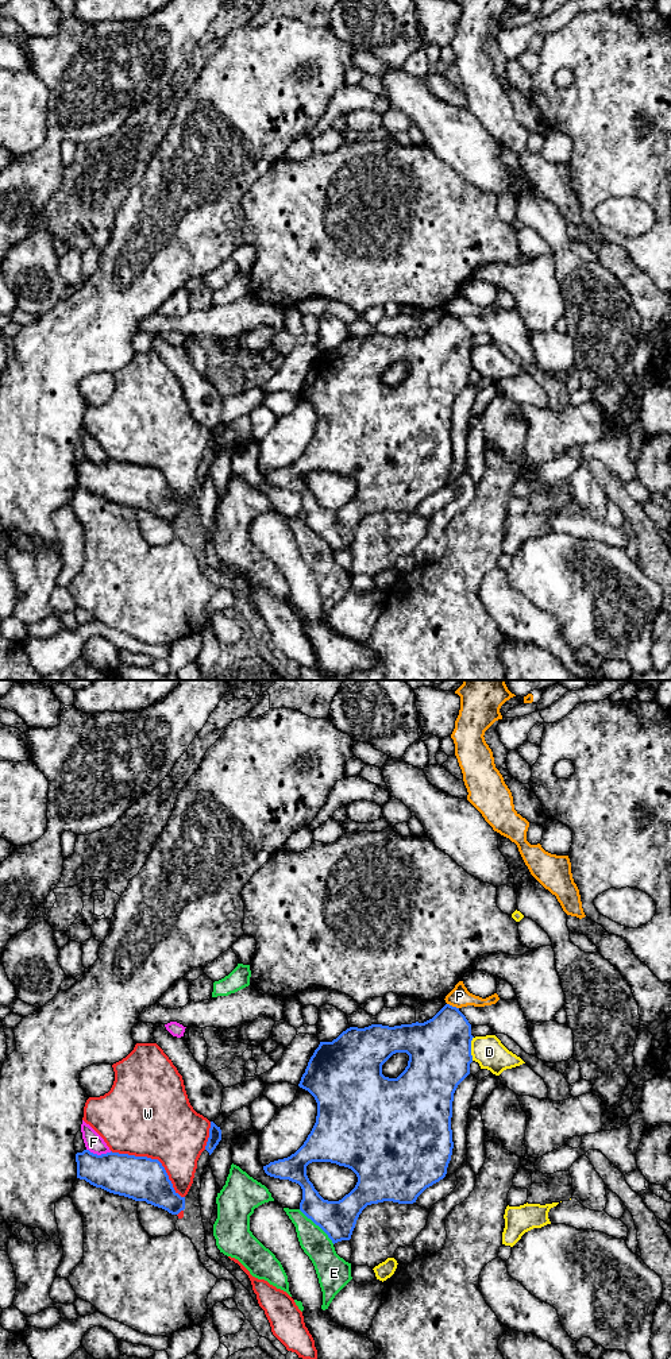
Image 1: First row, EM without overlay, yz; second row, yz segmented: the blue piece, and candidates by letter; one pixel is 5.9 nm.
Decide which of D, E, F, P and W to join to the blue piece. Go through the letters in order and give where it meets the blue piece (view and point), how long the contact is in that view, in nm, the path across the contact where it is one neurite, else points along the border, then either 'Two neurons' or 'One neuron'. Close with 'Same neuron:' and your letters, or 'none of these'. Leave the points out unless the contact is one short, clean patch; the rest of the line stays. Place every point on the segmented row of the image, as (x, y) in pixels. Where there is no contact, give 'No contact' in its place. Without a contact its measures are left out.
D: Touches blue at yz (470, 1049). Shared border 140 nm. Boundary: yz (473, 1037), (471, 1060). Two neurons
E: Touches blue at yz (317, 1224). Shared border 300 nm. Two neurons
F: Touches blue at yz (99, 1155). Shared border 150 nm. Two neurons
P: Touches blue at yz (451, 1006). Shared border 80 nm. Boundary: yz (447, 1003), (458, 1008). Two neurons
W: Touches blue at yz (154, 1159). Shared border 500 nm. Two neurons
Same neuron: none of these

